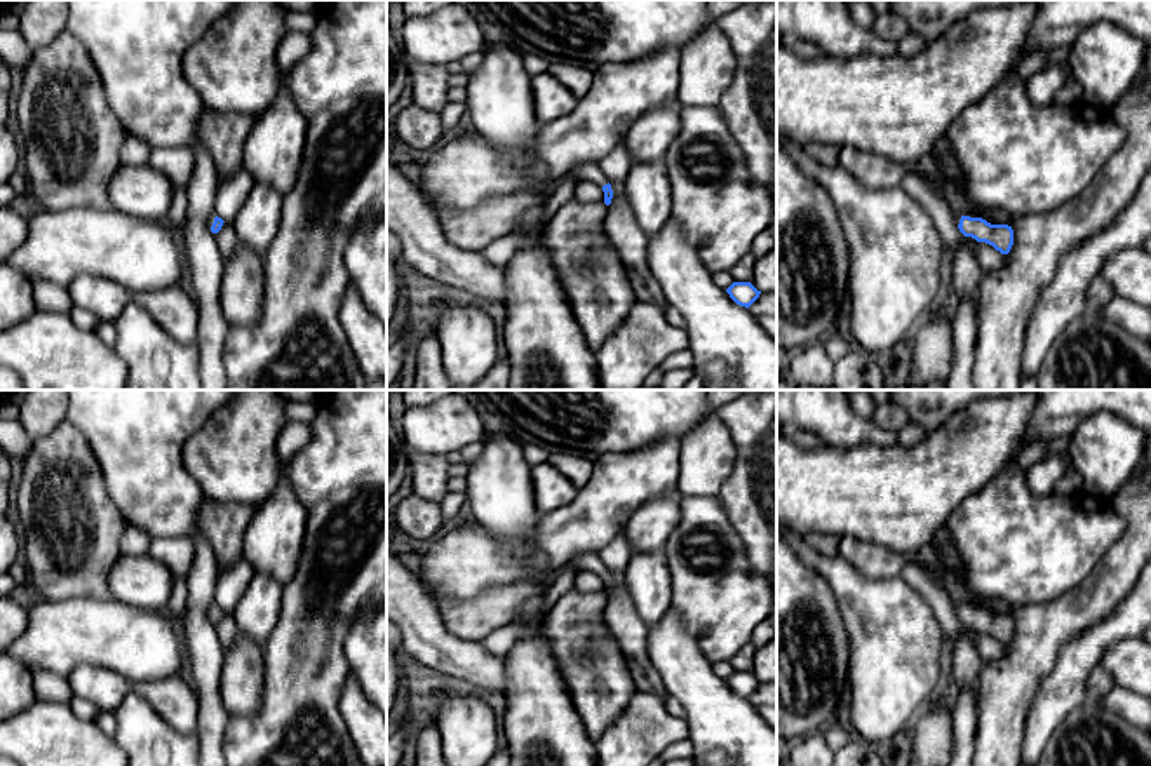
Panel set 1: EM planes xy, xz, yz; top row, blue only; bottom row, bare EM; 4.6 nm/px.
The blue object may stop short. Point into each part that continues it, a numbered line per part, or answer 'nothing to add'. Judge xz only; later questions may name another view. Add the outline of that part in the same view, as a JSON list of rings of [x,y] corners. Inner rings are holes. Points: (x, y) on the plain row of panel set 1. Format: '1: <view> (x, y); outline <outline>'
1: xz (589, 561); outline [[[585,552],[573,559],[571,568],[575,571],[592,571],[601,578],[609,573],[597,552]]]

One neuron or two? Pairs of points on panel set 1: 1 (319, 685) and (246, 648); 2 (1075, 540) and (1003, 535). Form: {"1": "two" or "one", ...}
{"1": "two", "2": "one"}

